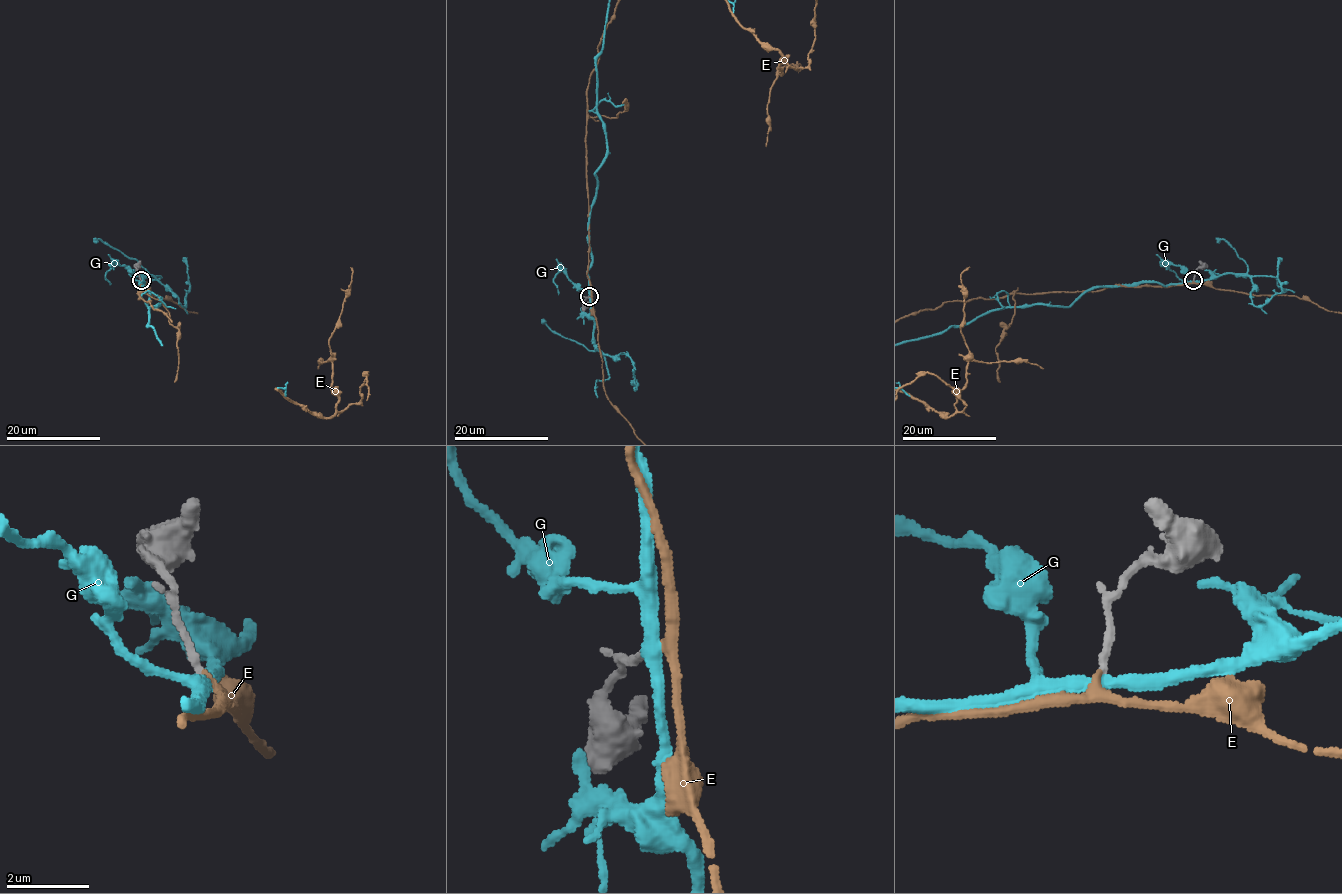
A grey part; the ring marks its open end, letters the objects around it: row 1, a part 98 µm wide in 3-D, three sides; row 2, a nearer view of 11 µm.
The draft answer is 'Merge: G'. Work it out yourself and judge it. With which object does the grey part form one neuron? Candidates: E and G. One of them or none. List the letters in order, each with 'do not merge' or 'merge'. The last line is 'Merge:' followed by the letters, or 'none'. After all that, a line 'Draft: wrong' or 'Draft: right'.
E: merge
G: do not merge
Merge: E
Draft: wrong

